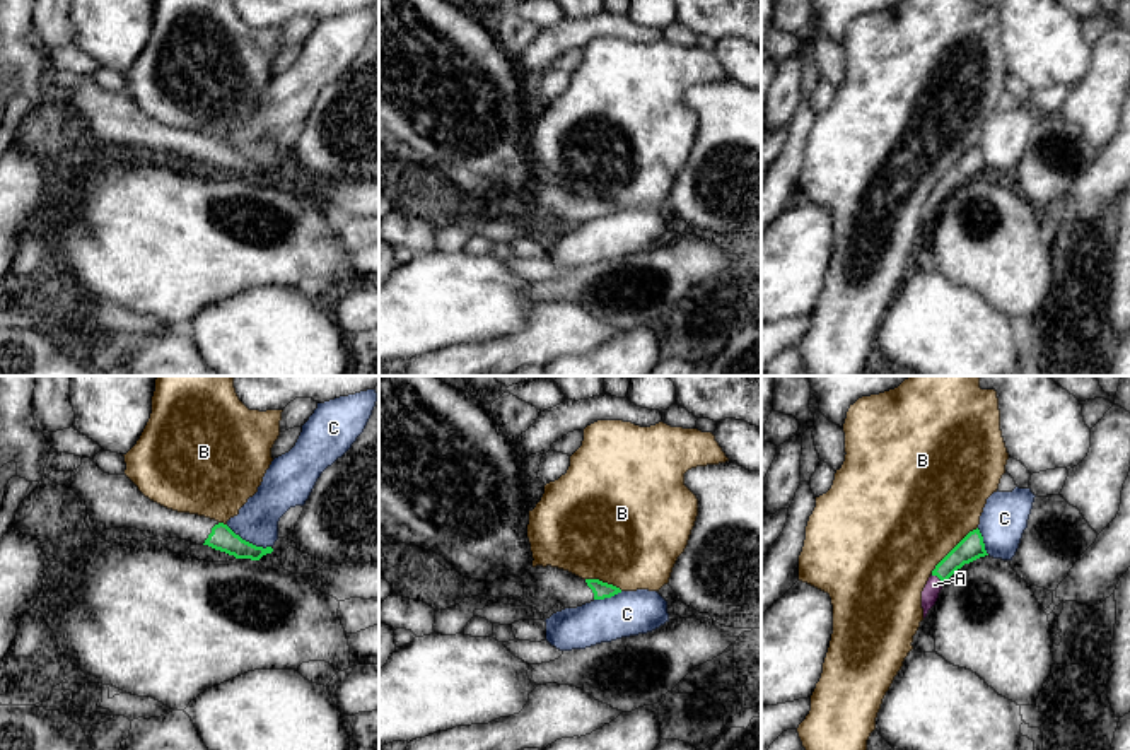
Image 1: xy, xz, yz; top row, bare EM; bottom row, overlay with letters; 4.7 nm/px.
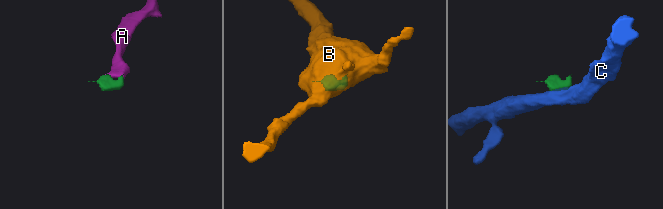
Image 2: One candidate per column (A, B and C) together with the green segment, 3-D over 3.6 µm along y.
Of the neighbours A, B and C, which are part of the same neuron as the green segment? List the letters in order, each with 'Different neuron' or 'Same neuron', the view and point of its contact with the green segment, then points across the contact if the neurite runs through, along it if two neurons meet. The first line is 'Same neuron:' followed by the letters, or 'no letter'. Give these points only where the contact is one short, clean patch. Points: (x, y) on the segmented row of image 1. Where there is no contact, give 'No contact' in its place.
Same neuron: A
A: Same neuron. Touches green at yz (937, 576)
B: Different neuron. Touches green at yz (953, 549)
C: Different neuron. Touches green at xy (248, 542). Boundary: xy (226, 525), (243, 539), (270, 547)

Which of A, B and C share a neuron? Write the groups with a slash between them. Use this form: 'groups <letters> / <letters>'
groups A / B / C

